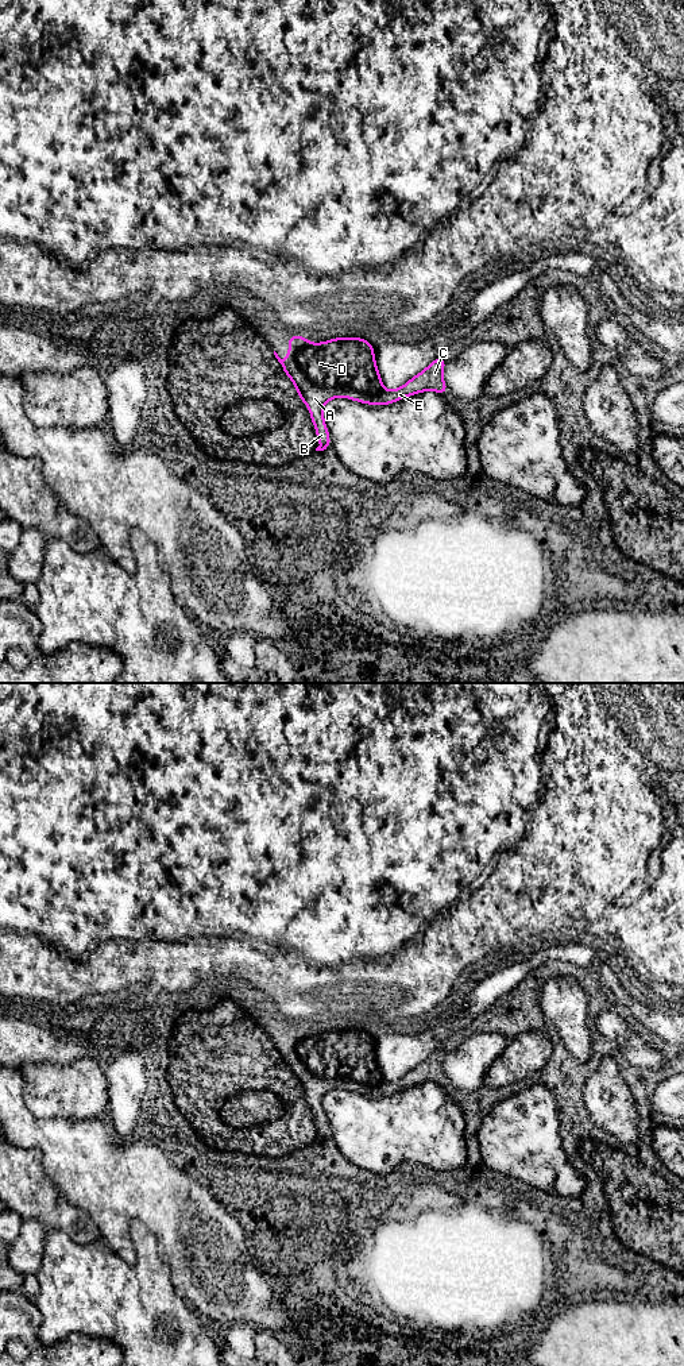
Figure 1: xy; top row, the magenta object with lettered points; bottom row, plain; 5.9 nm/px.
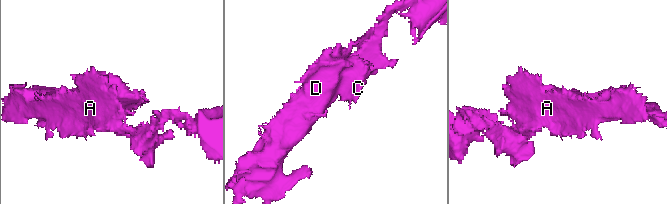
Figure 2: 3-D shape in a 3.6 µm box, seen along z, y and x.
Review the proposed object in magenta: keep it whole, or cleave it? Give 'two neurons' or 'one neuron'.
one neuron

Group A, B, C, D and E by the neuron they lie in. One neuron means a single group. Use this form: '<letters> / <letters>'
A B C D E

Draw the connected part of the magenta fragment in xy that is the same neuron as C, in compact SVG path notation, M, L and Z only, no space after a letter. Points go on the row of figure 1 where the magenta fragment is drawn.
M300 333L290 335L289 356L281 359L275 351L274 355L283 366L283 373L294 382L300 400L310 409L310 421L316 425L316 437L321 441L316 451L332 448L322 416L324 405L332 398L345 397L362 404L380 406L426 390L434 390L441 395L448 391L448 386L443 379L443 370L447 364L443 356L434 359L424 371L418 373L399 389L386 390L376 368L374 346L362 337L336 337L313 344Z

